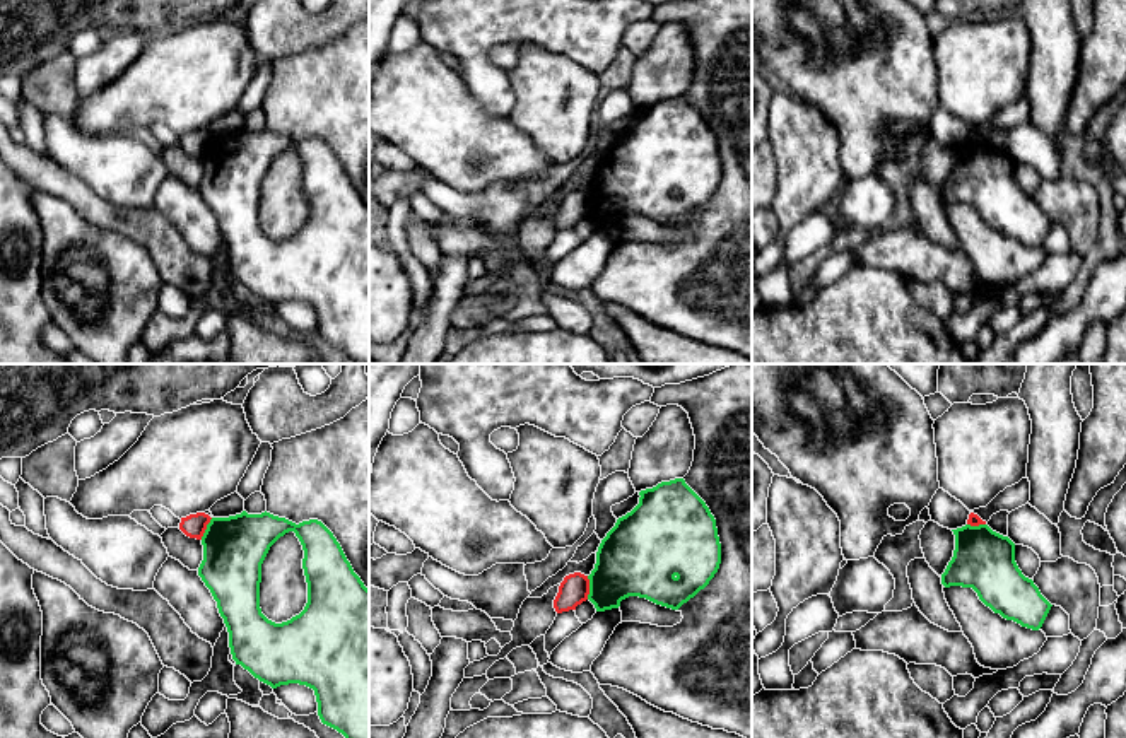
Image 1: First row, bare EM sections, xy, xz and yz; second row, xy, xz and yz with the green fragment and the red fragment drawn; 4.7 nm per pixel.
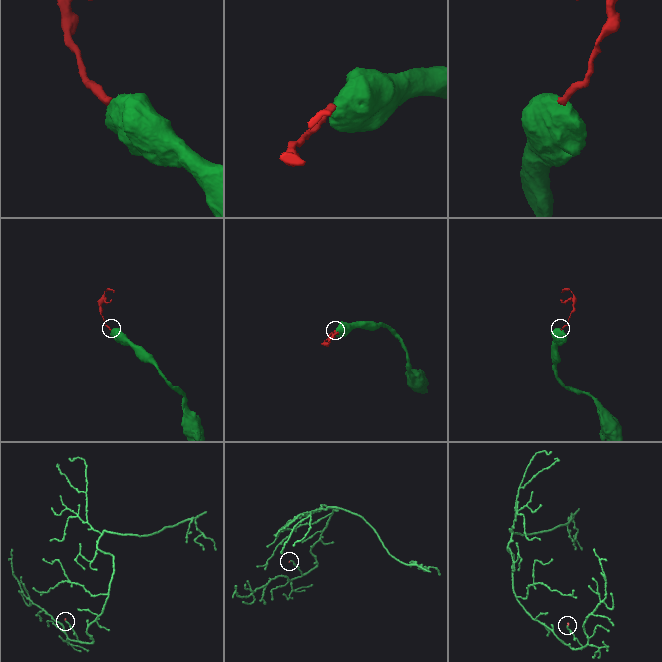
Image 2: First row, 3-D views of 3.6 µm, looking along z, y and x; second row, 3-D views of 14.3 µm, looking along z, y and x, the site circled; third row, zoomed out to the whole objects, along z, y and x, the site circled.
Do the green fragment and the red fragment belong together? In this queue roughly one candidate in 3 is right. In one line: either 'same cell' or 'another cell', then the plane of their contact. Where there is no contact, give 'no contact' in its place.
another cell | xz

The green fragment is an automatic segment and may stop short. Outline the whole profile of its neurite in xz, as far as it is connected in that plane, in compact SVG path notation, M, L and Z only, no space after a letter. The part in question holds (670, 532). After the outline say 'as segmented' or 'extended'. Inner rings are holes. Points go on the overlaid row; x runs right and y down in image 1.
M683 478L639 492L639 504L601 540L588 600L596 612L629 596L678 610L721 564L716 519Z; as segmented

